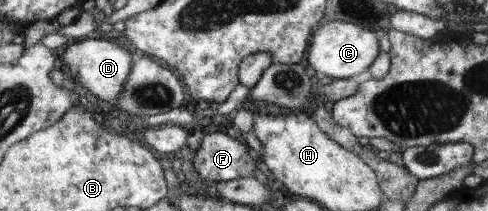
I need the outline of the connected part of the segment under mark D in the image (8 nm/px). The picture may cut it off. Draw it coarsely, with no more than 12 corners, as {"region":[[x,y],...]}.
{"region":[[83,39],[61,58],[96,102],[119,104],[134,57],[122,43]]}

